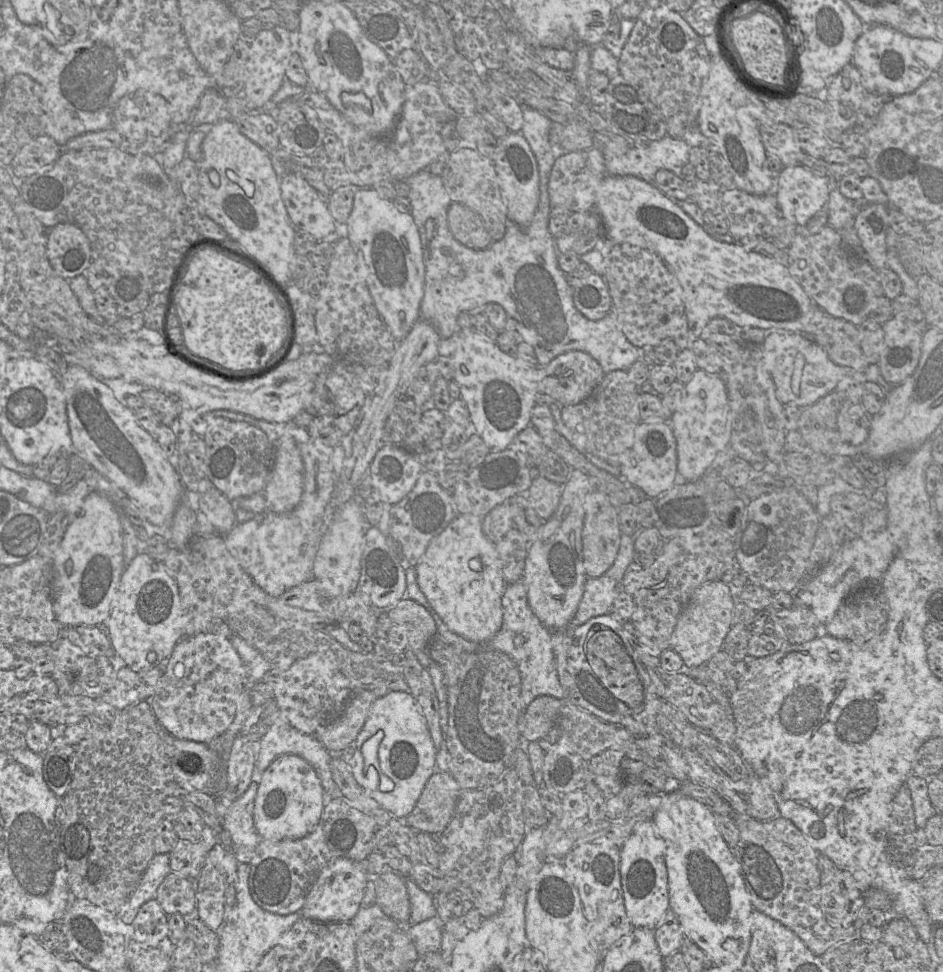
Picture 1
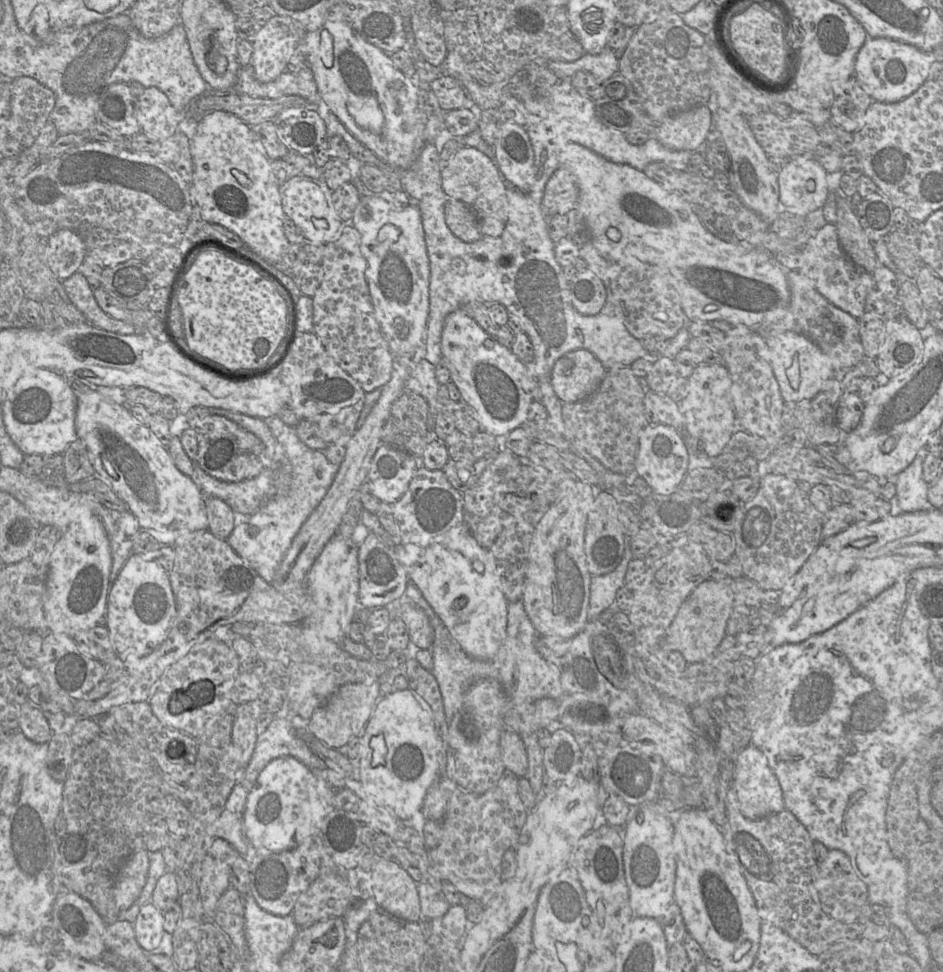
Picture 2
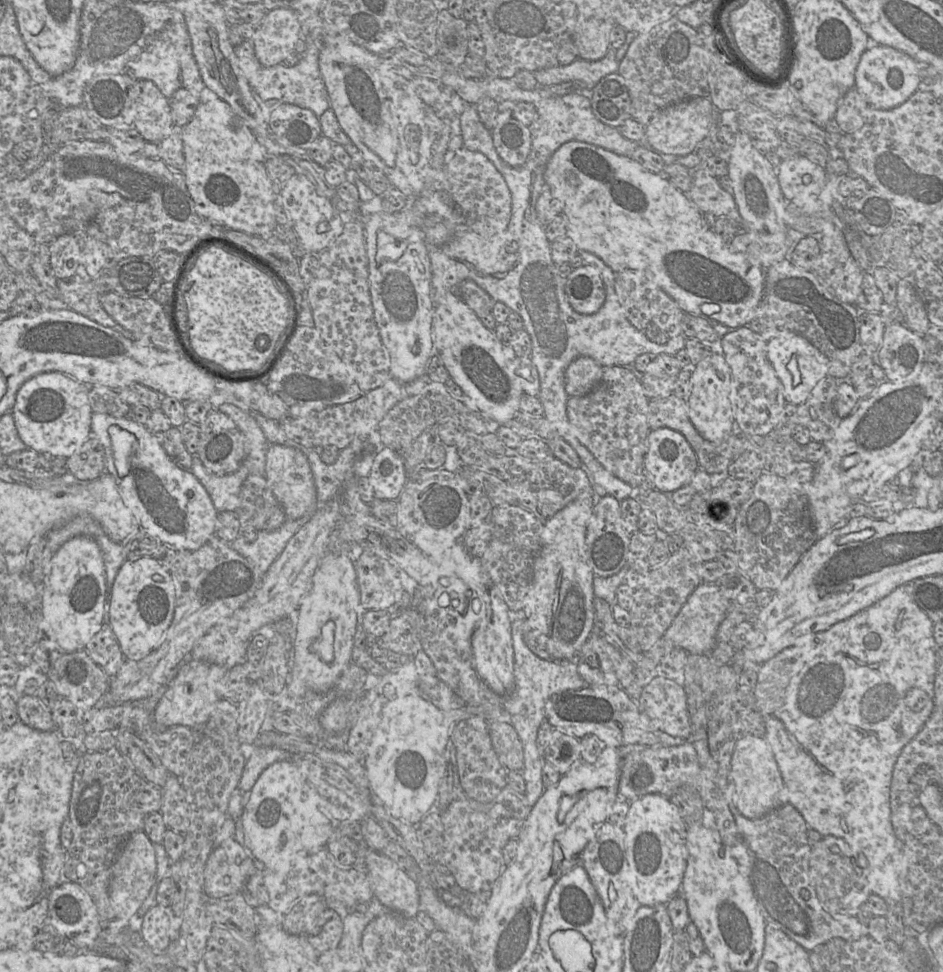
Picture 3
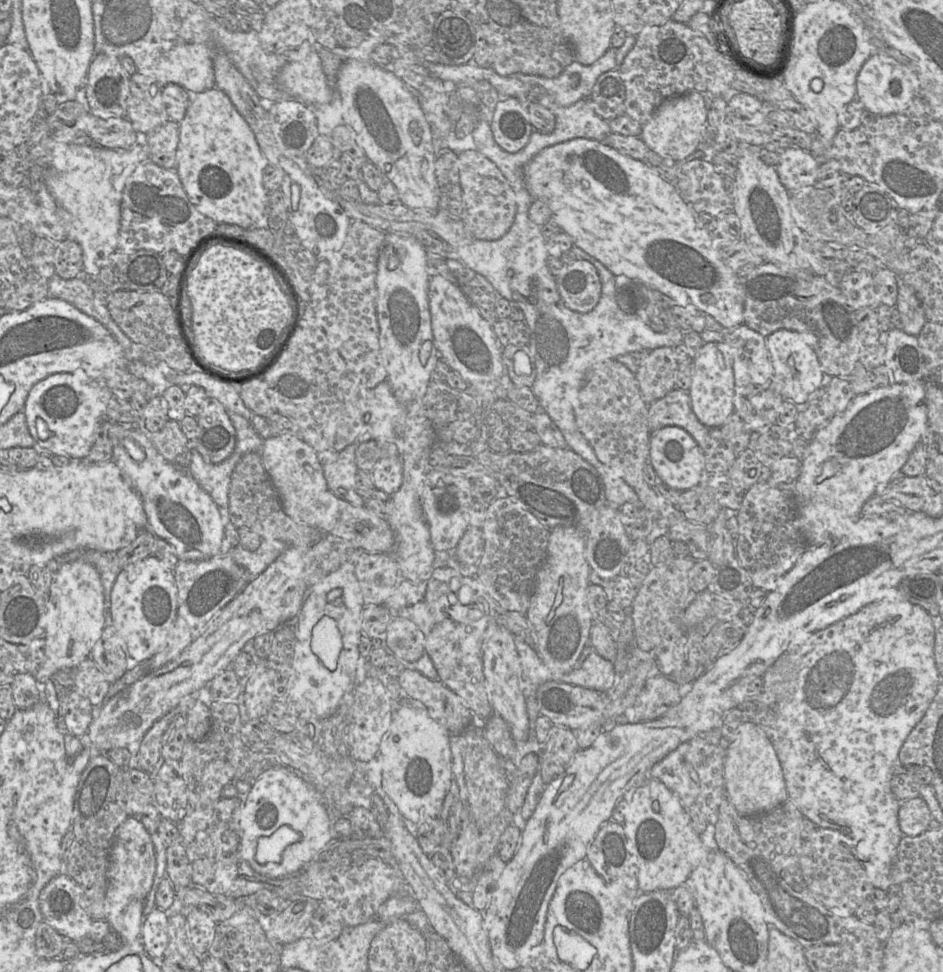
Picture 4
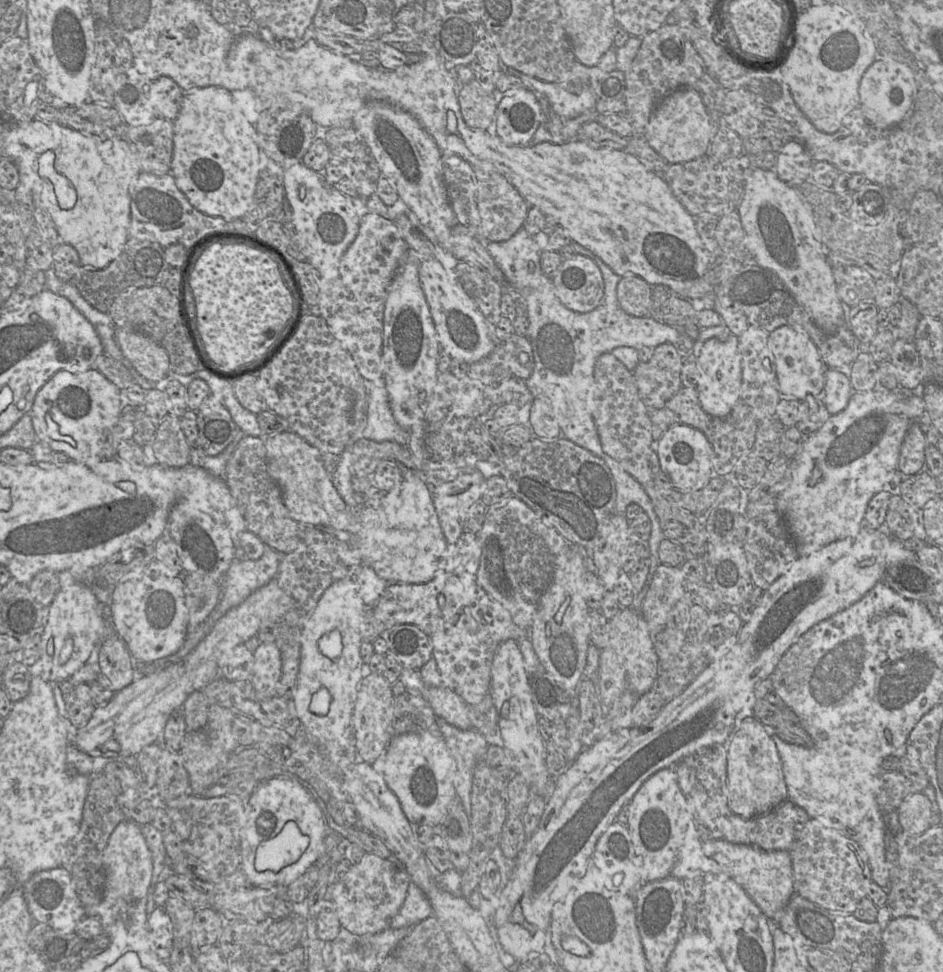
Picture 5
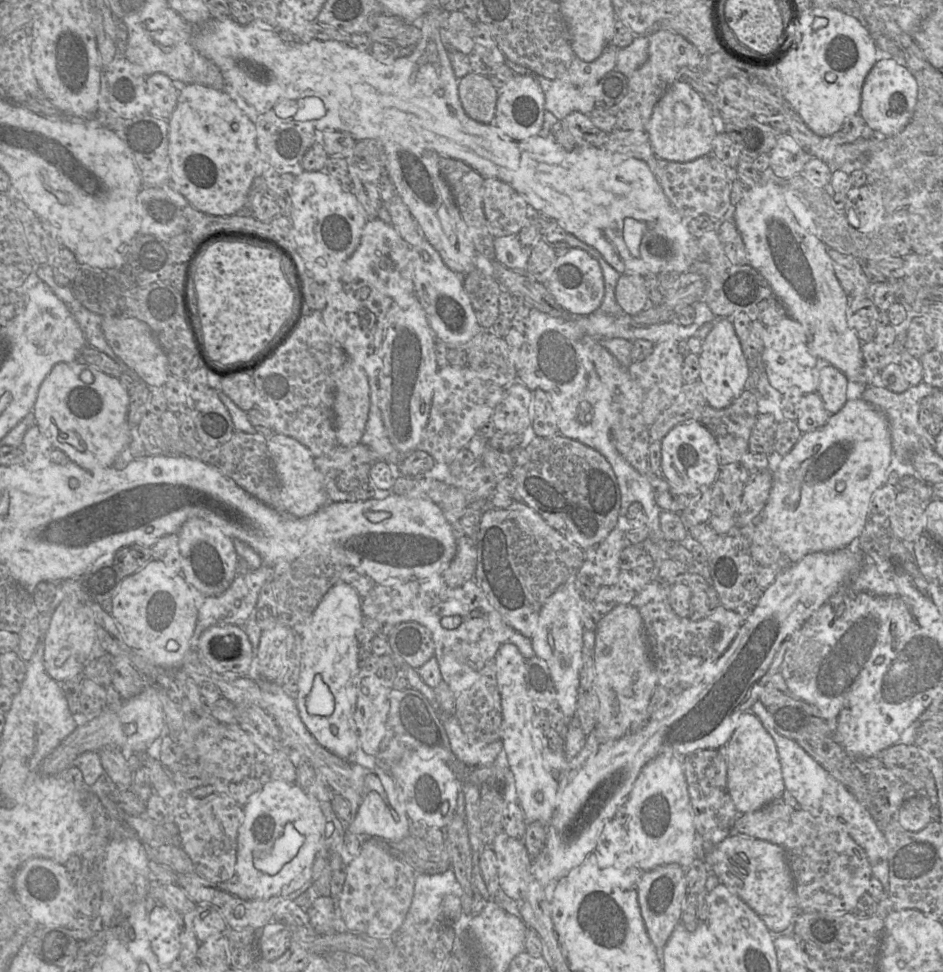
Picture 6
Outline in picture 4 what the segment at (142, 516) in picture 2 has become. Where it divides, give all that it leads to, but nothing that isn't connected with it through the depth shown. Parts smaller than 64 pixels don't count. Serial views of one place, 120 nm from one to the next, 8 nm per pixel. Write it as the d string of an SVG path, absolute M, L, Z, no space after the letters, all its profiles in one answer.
M111 424L110 439L112 461L129 477L141 497L154 535L170 543L180 560L200 561L220 554L225 539L219 508L187 469L170 464L136 425Z

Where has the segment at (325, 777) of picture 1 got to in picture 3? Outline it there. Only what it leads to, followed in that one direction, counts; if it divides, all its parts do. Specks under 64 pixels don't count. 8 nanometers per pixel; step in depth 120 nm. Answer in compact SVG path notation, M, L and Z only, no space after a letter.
M253 745L249 748L242 776L238 784L238 790L249 793L260 774L276 761L291 759L292 755L283 749Z

